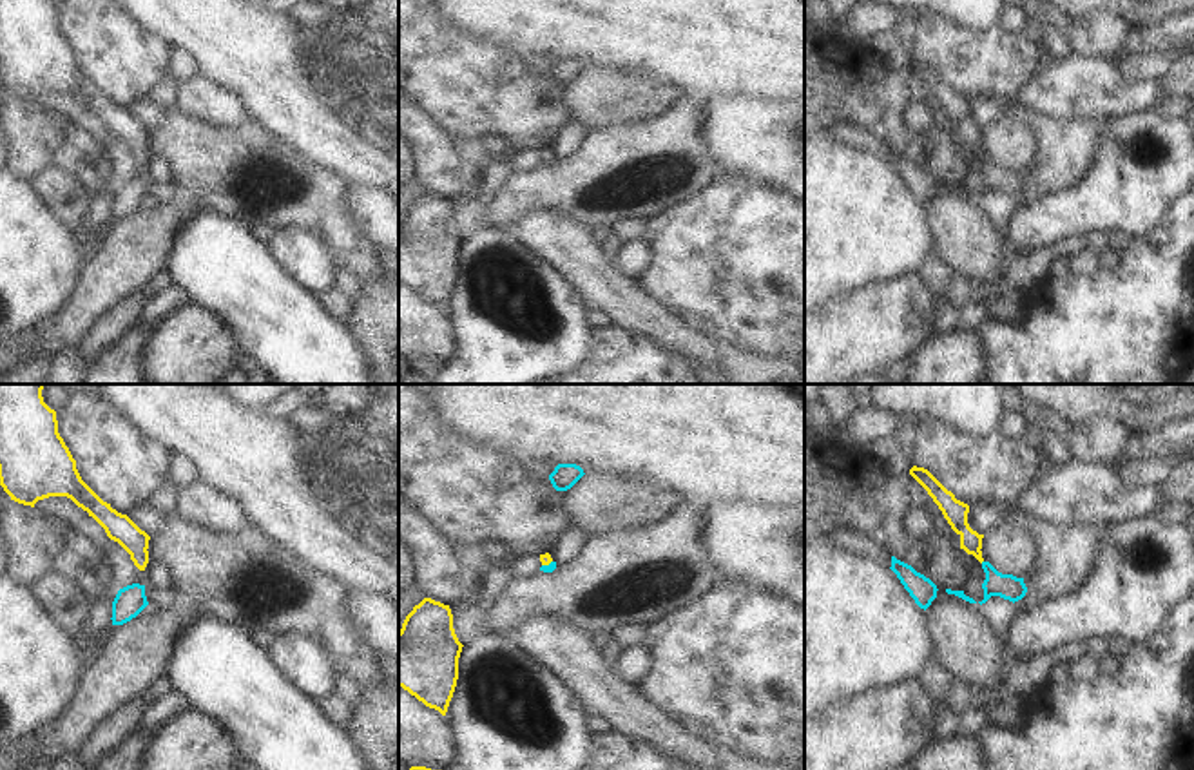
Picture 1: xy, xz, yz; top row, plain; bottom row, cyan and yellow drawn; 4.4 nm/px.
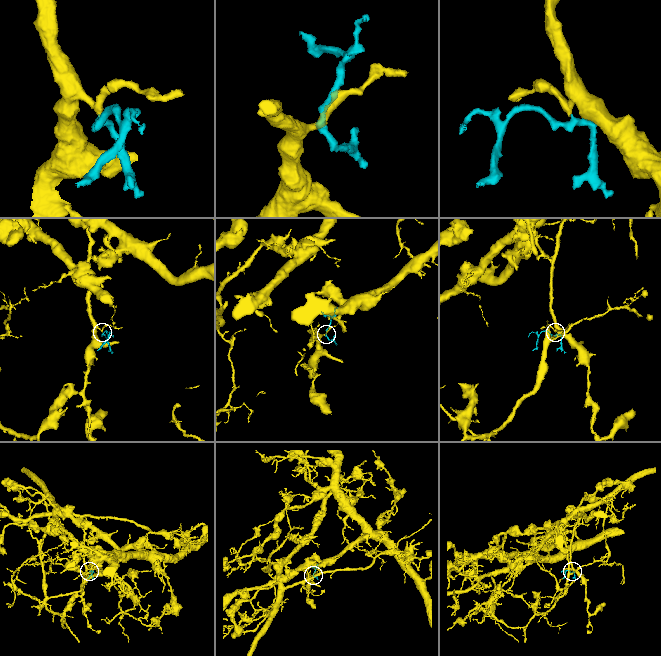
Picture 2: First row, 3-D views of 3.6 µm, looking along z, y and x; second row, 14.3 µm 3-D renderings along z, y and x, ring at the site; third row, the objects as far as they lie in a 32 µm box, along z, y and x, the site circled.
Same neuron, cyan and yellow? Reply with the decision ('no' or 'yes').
yes

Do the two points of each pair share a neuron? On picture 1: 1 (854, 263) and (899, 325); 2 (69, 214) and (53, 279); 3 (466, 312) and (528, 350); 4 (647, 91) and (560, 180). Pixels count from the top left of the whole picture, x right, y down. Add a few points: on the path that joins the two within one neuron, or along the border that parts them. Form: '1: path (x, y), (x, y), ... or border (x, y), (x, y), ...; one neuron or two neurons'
1: border (912, 272), (876, 279), (830, 299); two neurons
2: border (37, 196), (57, 218), (71, 227); two neurons
3: path (481, 317), (513, 337); one neuron
4: border (654, 116), (644, 122), (624, 122), (587, 131); two neurons

